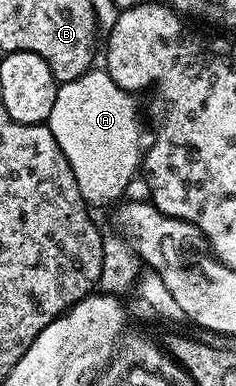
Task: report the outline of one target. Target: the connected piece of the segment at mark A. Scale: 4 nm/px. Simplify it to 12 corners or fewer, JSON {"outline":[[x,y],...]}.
{"outline":[[98,68],[57,87],[46,123],[91,207],[141,169],[135,100]]}

